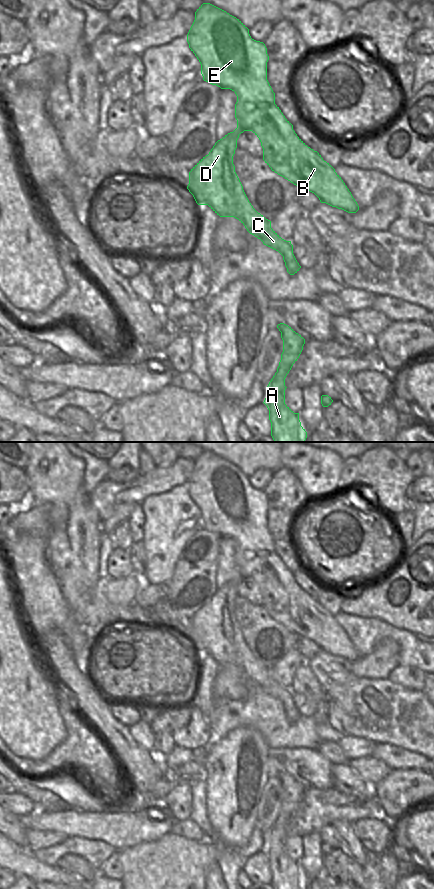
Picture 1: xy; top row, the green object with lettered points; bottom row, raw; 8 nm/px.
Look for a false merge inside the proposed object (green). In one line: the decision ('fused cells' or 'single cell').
fused cells

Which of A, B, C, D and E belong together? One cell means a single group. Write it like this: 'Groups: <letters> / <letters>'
Groups: A C D / B E

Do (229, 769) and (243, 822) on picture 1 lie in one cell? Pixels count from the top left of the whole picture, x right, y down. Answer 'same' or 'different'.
same

